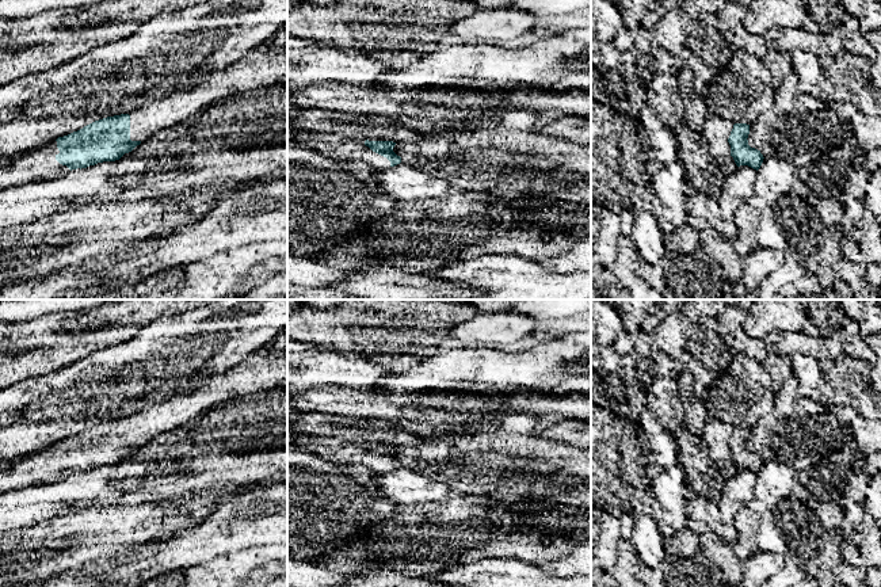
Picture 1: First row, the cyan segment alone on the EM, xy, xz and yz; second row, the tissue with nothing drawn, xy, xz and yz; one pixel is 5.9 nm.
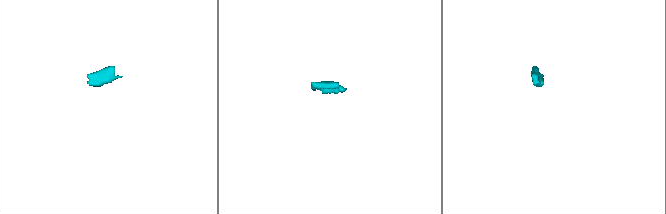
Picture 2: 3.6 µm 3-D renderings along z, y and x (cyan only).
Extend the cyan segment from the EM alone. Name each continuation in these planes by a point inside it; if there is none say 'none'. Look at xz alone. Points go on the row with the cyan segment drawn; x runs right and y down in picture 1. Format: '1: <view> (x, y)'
1: xz (336, 147)

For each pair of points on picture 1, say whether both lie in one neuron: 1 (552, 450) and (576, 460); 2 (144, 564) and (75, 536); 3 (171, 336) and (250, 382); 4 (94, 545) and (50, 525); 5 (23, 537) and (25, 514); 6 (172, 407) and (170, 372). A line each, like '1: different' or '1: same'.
1: same
2: different
3: different
4: same
5: different
6: different

